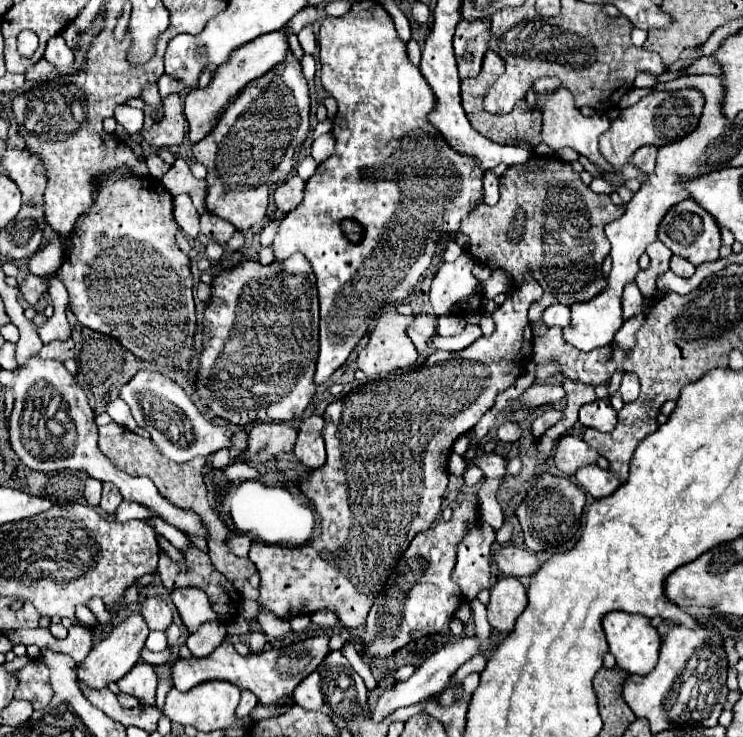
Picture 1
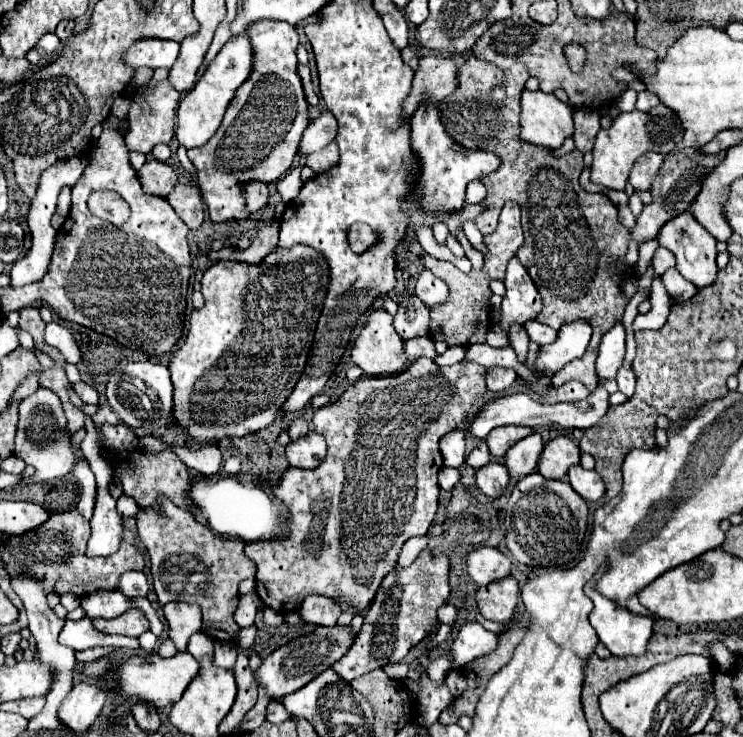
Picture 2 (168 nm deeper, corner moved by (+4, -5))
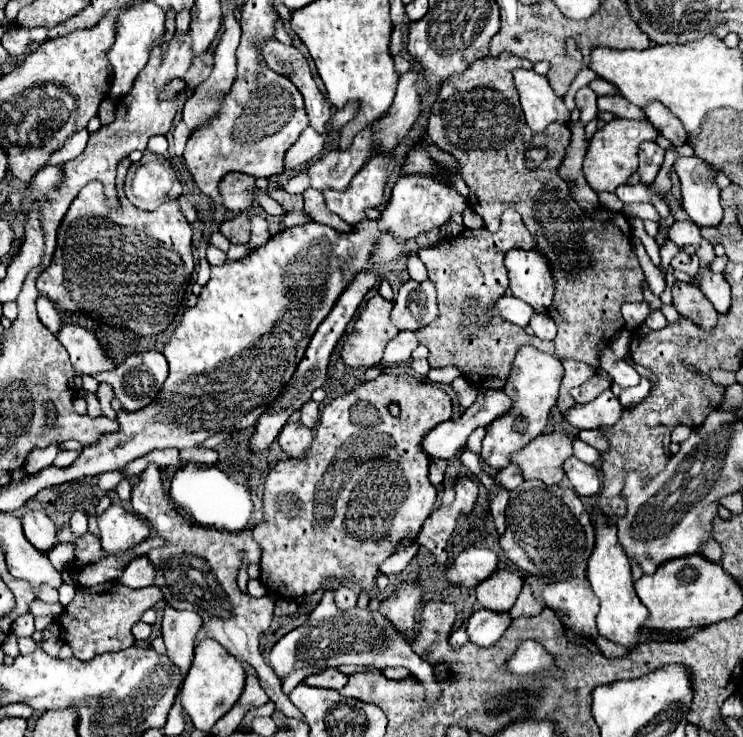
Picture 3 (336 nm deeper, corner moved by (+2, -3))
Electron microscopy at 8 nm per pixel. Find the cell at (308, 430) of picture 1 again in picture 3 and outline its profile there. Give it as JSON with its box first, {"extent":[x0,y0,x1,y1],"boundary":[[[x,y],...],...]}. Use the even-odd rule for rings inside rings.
{"extent":[277,422,313,458],"boundary":[[[289,422],[283,426],[277,442],[281,444],[283,452],[289,458],[303,458],[309,454],[311,450],[311,442],[313,442],[313,434],[307,426],[303,426],[301,422]]]}

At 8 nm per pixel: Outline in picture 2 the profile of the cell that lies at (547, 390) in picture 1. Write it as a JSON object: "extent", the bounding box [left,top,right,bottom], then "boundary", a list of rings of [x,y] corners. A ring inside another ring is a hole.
{"extent":[555,380,589,402],"boundary":[[[571,380],[563,386],[559,386],[555,392],[557,392],[557,402],[577,402],[577,400],[583,400],[589,396],[589,390],[577,380]]]}

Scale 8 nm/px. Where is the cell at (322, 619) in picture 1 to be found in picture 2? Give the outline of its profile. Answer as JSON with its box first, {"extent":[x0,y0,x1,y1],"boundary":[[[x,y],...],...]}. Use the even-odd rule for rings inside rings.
{"extent":[297,595,341,626],"boundary":[[[309,595],[297,614],[301,616],[303,622],[309,624],[319,624],[319,626],[333,626],[337,618],[341,616],[341,604],[335,600],[323,600],[321,595]]]}

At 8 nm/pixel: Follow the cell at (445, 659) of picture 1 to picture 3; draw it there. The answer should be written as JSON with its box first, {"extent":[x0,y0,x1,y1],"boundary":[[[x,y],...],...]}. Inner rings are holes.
{"extent":[467,608,511,648],"boundary":[[[481,608],[481,610],[473,612],[471,618],[467,620],[469,642],[489,648],[503,636],[503,632],[507,630],[509,624],[511,624],[511,618],[507,612],[497,614],[497,612]]]}

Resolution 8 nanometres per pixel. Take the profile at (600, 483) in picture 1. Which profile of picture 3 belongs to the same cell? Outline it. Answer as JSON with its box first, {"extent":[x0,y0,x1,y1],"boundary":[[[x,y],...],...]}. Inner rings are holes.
{"extent":[565,456,601,496],"boundary":[[[575,456],[565,460],[565,474],[579,496],[595,496],[601,490],[599,468],[585,464]]]}

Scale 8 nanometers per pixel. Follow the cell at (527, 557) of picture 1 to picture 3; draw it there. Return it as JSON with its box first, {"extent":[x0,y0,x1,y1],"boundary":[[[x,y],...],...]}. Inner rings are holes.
{"extent":[445,548,499,586],"boundary":[[[469,548],[457,556],[453,566],[447,570],[445,578],[451,584],[477,586],[497,570],[497,564],[499,564],[499,558],[493,550]]]}

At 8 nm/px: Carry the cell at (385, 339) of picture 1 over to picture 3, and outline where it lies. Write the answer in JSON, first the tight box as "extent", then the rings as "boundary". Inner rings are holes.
{"extent":[341,294,399,368],"boundary":[[[379,294],[369,298],[341,350],[341,358],[347,366],[371,368],[379,364],[385,344],[399,334],[389,318],[391,308],[393,304]]]}

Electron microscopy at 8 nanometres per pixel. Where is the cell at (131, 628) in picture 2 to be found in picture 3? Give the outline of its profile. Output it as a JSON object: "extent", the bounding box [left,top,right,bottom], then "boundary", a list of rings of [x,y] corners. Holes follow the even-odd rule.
{"extent":[61,582,161,660],"boundary":[[[105,582],[91,588],[77,588],[75,600],[65,608],[61,618],[61,638],[73,648],[73,656],[79,660],[91,660],[103,652],[115,652],[133,646],[135,638],[131,628],[141,620],[143,612],[153,608],[161,600],[161,592],[155,586],[131,590],[121,582]]]}

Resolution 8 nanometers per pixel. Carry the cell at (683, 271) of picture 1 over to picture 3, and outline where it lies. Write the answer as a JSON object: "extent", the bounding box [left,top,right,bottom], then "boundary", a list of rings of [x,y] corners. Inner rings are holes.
{"extent":[673,280,717,328],"boundary":[[[677,280],[673,284],[673,306],[677,308],[677,312],[681,316],[695,320],[695,324],[699,324],[701,328],[713,328],[715,326],[717,312],[713,308],[713,304],[691,282]]]}

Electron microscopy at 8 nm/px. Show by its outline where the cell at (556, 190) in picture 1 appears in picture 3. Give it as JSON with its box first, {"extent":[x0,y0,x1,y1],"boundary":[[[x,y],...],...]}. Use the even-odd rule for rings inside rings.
{"extent":[427,54,645,368],"boundary":[[[503,54],[499,58],[487,56],[479,62],[469,64],[469,68],[457,78],[445,80],[431,108],[427,138],[459,160],[461,178],[471,188],[469,206],[483,218],[487,230],[497,232],[505,208],[515,208],[523,216],[523,222],[537,244],[535,250],[545,256],[555,278],[555,296],[547,310],[547,314],[557,324],[557,336],[553,340],[555,354],[563,356],[563,360],[573,358],[591,364],[591,368],[597,368],[601,348],[605,348],[605,340],[611,340],[611,332],[617,332],[625,326],[625,320],[621,316],[621,304],[643,300],[645,274],[631,248],[629,228],[621,228],[621,220],[613,218],[623,214],[613,212],[605,206],[597,206],[593,212],[595,218],[587,220],[583,208],[571,194],[571,184],[561,178],[559,168],[565,160],[567,146],[571,144],[569,128],[565,124],[551,124],[551,128],[541,134],[531,134],[525,128],[517,88],[513,82],[513,70],[517,68],[533,68],[533,62],[515,58],[511,54]],[[531,148],[547,150],[547,158],[533,170],[527,168],[525,160],[525,152]]]}

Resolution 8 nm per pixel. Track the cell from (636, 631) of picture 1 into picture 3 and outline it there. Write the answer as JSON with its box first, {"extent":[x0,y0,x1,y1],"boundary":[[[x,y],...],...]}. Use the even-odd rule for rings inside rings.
{"extent":[587,512,649,648],"boundary":[[[599,512],[595,514],[593,524],[597,528],[597,542],[595,542],[595,550],[589,558],[587,578],[591,582],[595,596],[601,600],[601,610],[597,614],[599,634],[605,636],[607,640],[623,644],[627,648],[635,648],[639,642],[641,628],[643,628],[645,620],[649,618],[649,610],[639,602],[639,596],[633,590],[631,566],[629,566],[629,560],[627,560],[623,548],[617,542],[617,530],[607,526],[607,518]]]}

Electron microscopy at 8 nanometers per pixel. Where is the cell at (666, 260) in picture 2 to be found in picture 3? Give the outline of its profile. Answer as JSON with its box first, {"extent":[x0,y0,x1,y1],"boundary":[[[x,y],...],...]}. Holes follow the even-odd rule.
{"extent":[671,250,699,276],"boundary":[[[679,250],[675,256],[673,256],[673,260],[671,260],[671,268],[677,272],[677,270],[681,270],[681,272],[685,272],[687,276],[695,276],[695,272],[697,272],[697,268],[699,268],[699,258],[697,256],[693,256],[693,254],[687,254],[687,252],[683,252],[683,250]]]}

